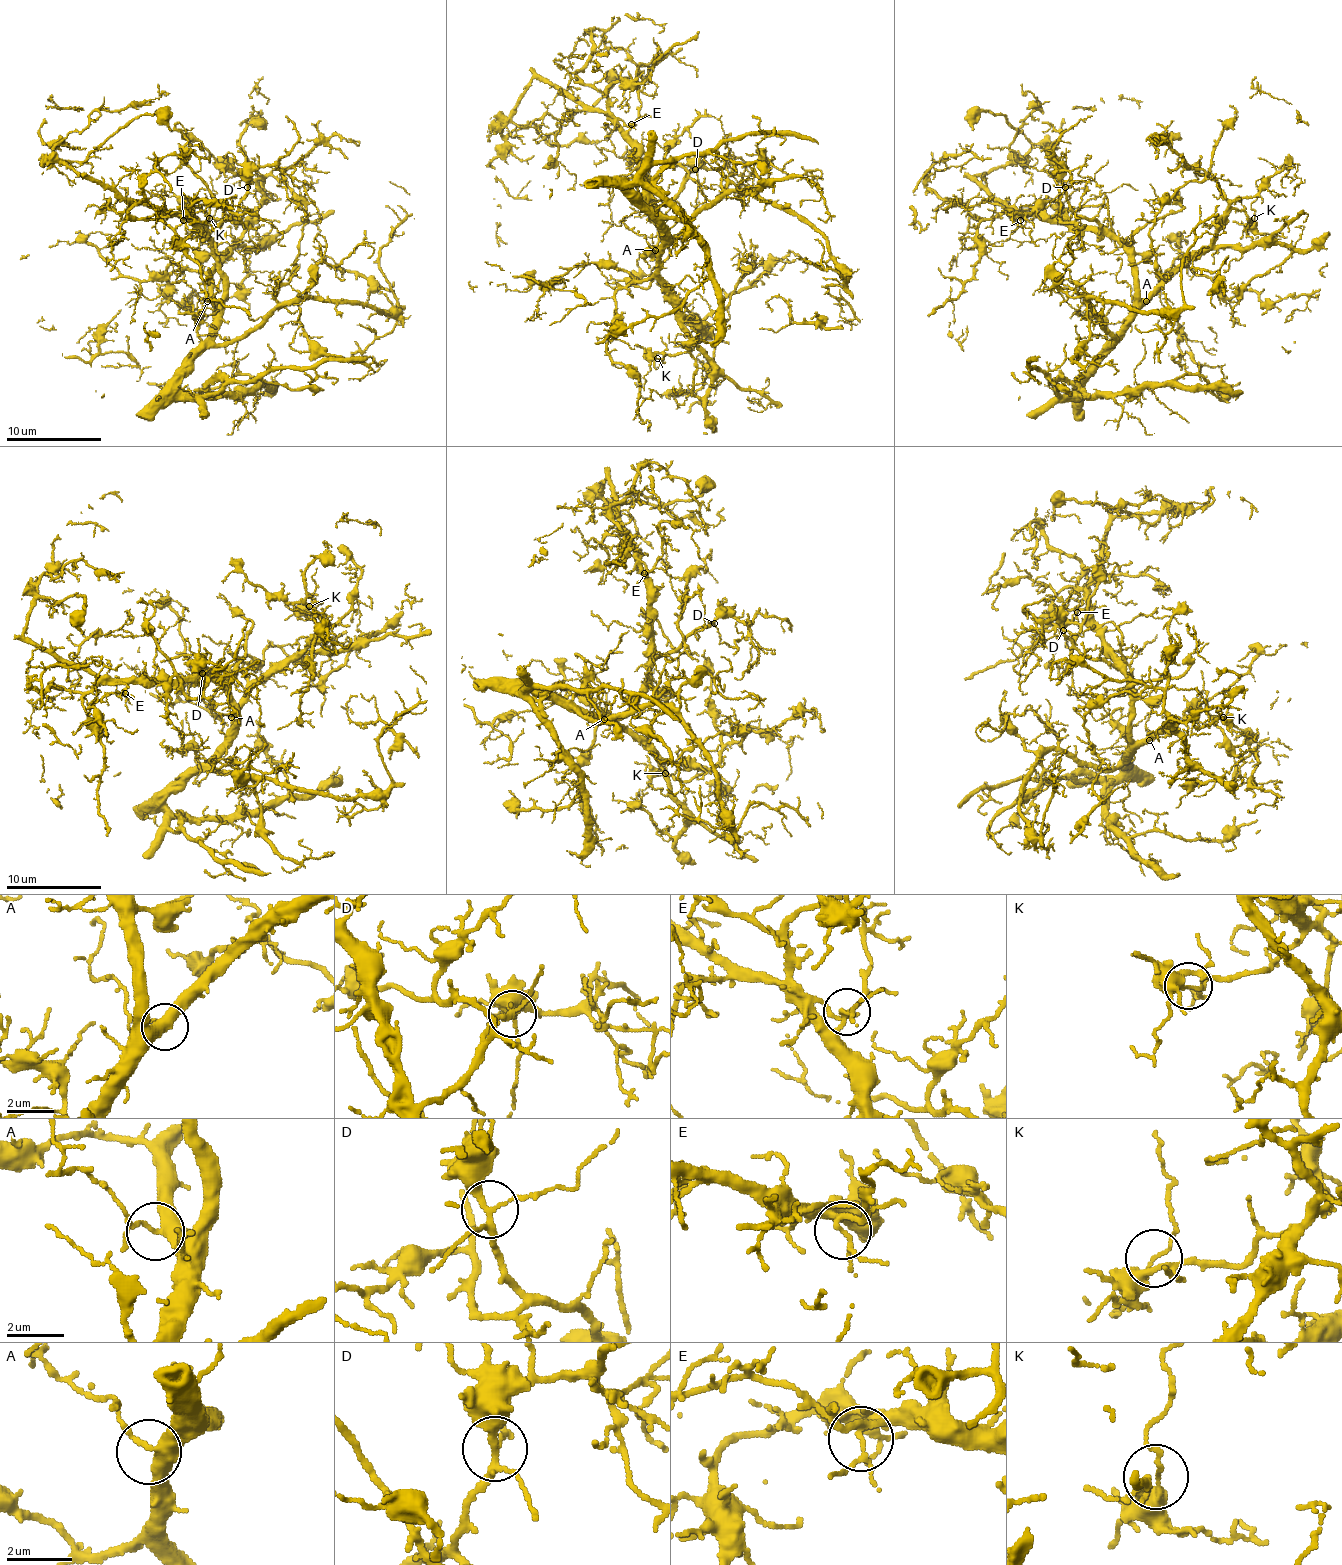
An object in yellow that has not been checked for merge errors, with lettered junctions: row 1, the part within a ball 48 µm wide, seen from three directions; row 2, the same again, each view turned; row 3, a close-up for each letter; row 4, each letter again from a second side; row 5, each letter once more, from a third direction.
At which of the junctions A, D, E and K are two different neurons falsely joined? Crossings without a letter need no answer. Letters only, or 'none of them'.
none of them

